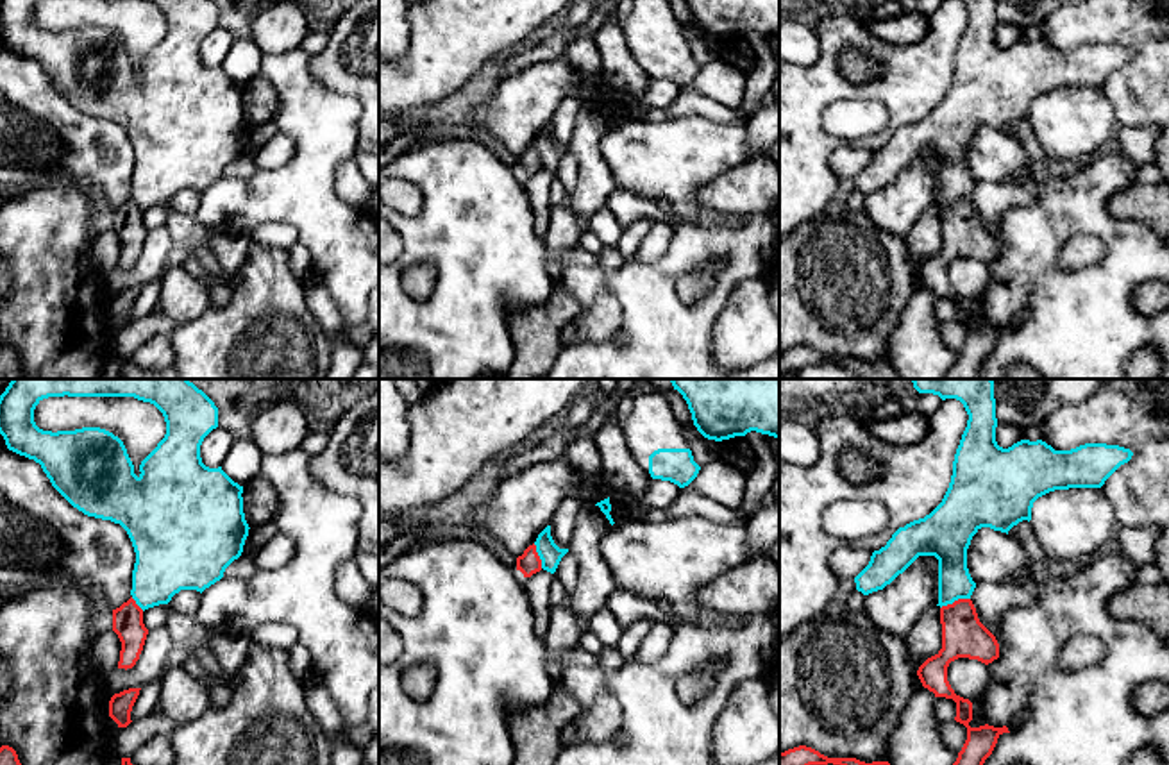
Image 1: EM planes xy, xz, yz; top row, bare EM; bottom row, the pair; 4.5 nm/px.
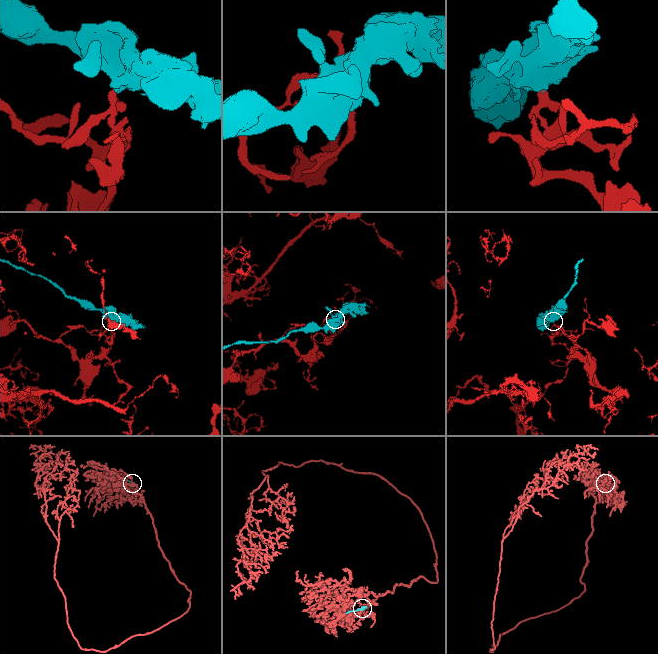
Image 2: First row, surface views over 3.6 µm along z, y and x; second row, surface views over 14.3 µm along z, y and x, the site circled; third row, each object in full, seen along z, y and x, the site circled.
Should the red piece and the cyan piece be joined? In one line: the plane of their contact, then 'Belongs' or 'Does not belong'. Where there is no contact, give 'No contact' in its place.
Touches red in yz. Does not belong

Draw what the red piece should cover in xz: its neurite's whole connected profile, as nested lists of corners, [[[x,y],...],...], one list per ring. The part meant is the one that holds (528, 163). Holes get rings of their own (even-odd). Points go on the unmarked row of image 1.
[[[529,145],[522,156],[517,157],[517,170],[524,173],[524,177],[531,177],[533,173],[542,170],[542,159],[536,152],[536,145]]]

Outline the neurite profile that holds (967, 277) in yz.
[[[958,257],[947,266],[947,281],[956,295],[972,300],[983,293],[988,268],[978,259]]]

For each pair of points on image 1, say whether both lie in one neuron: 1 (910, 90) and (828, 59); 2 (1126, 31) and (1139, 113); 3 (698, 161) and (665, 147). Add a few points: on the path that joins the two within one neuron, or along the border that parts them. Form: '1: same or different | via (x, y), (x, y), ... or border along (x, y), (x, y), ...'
1: same | via (887, 90), (846, 90), (839, 83)
2: same | via (1141, 50), (1141, 93)
3: same | via (690, 156), (672, 154)

